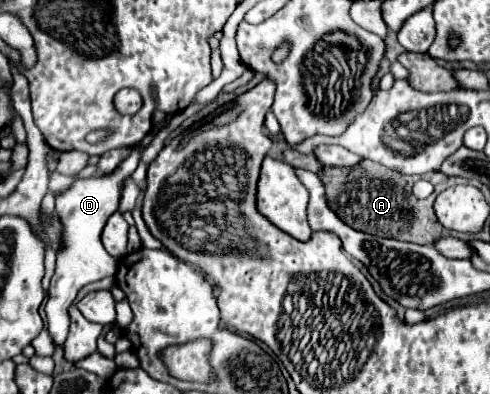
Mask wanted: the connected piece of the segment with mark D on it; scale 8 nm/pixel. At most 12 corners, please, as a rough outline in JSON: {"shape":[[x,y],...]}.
{"shape":[[140,161],[76,179],[56,197],[64,225],[46,315],[56,347],[78,291],[112,277],[100,233]]}

